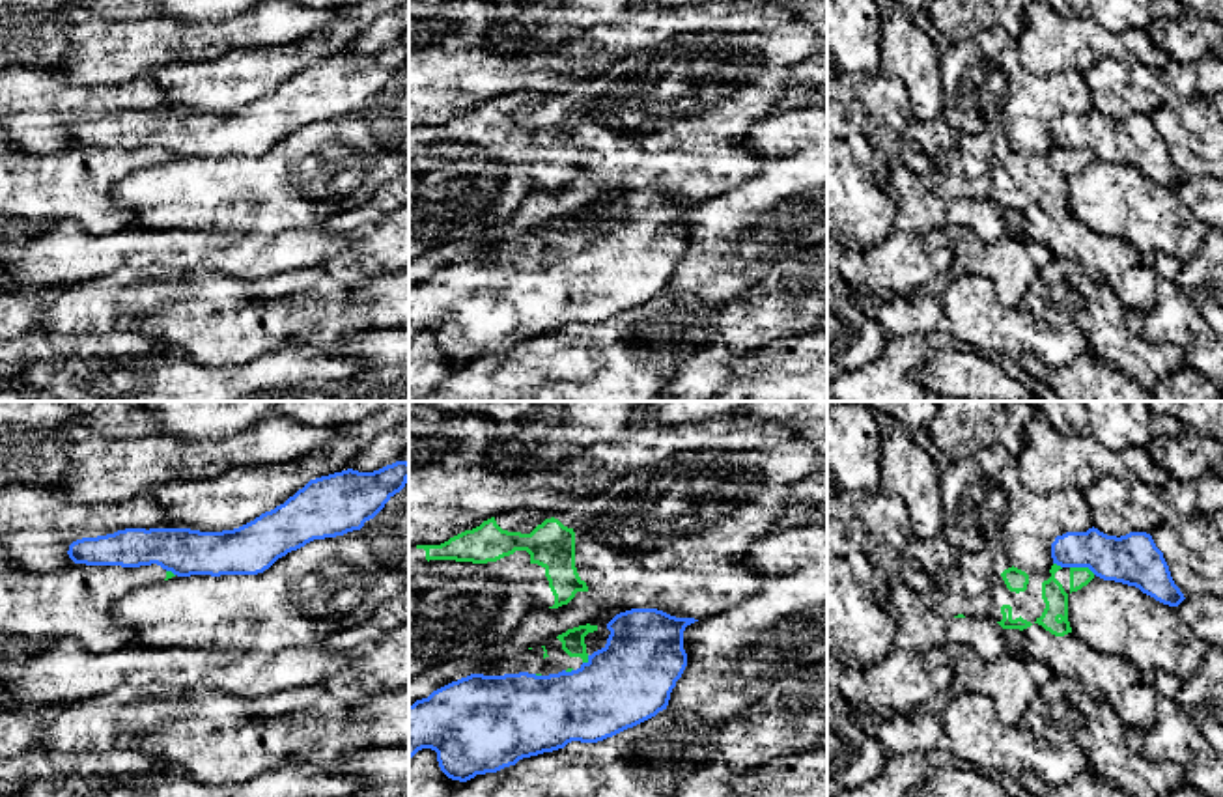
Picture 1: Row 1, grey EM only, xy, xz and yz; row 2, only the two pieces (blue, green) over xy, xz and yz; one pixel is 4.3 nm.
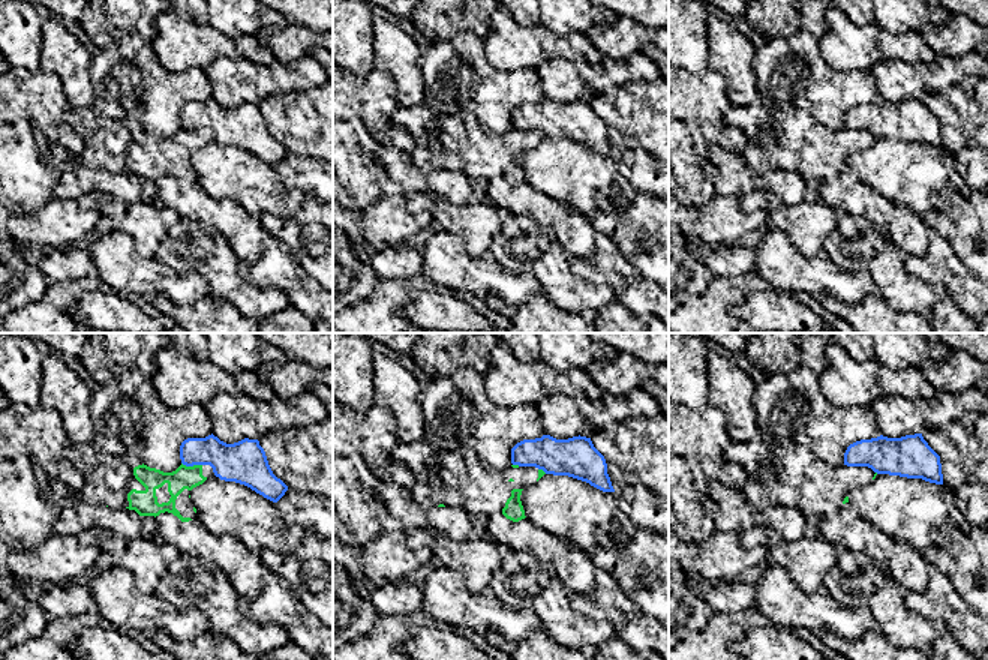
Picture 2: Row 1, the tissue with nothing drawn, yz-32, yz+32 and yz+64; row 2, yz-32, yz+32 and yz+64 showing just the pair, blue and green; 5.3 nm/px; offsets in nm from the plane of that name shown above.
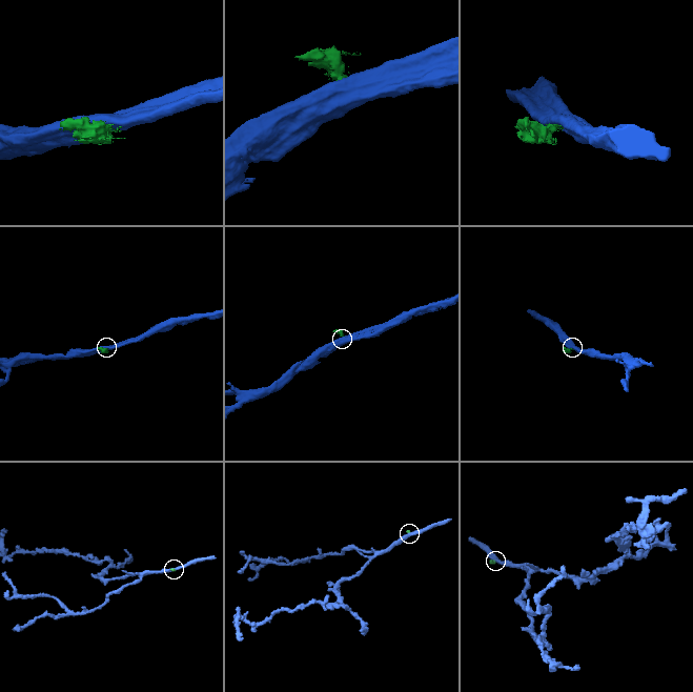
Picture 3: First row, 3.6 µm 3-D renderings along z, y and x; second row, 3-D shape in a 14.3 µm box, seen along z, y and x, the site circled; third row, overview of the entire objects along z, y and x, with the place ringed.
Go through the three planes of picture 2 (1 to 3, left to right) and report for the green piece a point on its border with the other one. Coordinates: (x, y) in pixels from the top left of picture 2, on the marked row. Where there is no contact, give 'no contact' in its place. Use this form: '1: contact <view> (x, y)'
1: contact yz-32 (192, 465)
2: contact yz+32 (543, 470)
3: no contact

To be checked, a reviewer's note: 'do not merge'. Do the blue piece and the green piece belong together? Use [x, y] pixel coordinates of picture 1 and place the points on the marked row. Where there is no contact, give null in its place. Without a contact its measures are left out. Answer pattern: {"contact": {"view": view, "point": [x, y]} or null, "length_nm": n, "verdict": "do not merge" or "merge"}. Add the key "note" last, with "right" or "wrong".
{"contact": {"view": "yz", "point": [1083, 566]}, "length_nm": 120, "verdict": "do not merge", "note": "right"}

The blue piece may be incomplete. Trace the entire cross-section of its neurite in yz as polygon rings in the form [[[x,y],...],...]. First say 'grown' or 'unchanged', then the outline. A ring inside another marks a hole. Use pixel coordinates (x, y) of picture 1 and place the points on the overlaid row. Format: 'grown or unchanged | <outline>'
unchanged | [[[1098,528],[1066,532],[1051,543],[1053,564],[1089,567],[1104,580],[1139,588],[1156,601],[1178,607],[1186,597],[1174,584],[1163,552],[1146,532],[1107,536]]]

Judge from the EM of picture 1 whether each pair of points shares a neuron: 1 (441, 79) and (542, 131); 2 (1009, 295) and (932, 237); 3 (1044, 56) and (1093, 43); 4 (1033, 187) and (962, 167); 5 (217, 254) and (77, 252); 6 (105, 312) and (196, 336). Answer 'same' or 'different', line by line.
1: different
2: same
3: same
4: same
5: same
6: same

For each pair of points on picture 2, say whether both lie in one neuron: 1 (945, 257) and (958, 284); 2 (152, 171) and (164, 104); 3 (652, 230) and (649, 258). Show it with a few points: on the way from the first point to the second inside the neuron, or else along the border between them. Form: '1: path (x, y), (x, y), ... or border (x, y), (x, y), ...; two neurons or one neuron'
1: path (945, 263), (952, 278); one neuron
2: border (128, 116), (164, 135), (174, 135), (182, 128); two neurons
3: path (652, 237), (652, 251); one neuron

